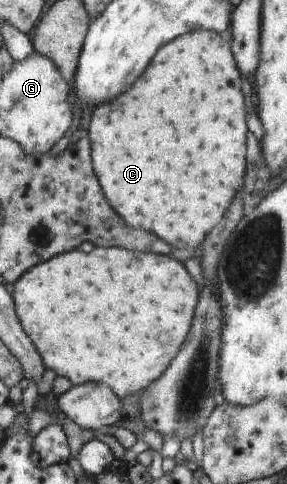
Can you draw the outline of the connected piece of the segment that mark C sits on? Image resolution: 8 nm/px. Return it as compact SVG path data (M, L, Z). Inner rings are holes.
M196 29L166 43L154 55L146 71L126 91L122 100L109 100L100 107L94 108L91 114L88 137L92 141L93 167L98 168L98 176L102 176L102 188L106 188L106 200L110 206L122 217L122 220L131 227L154 233L167 241L172 248L199 248L206 235L222 220L226 209L230 206L236 192L242 186L244 178L244 162L246 162L246 110L244 110L244 96L242 96L242 78L237 62L234 62L230 44L222 40L216 31Z

